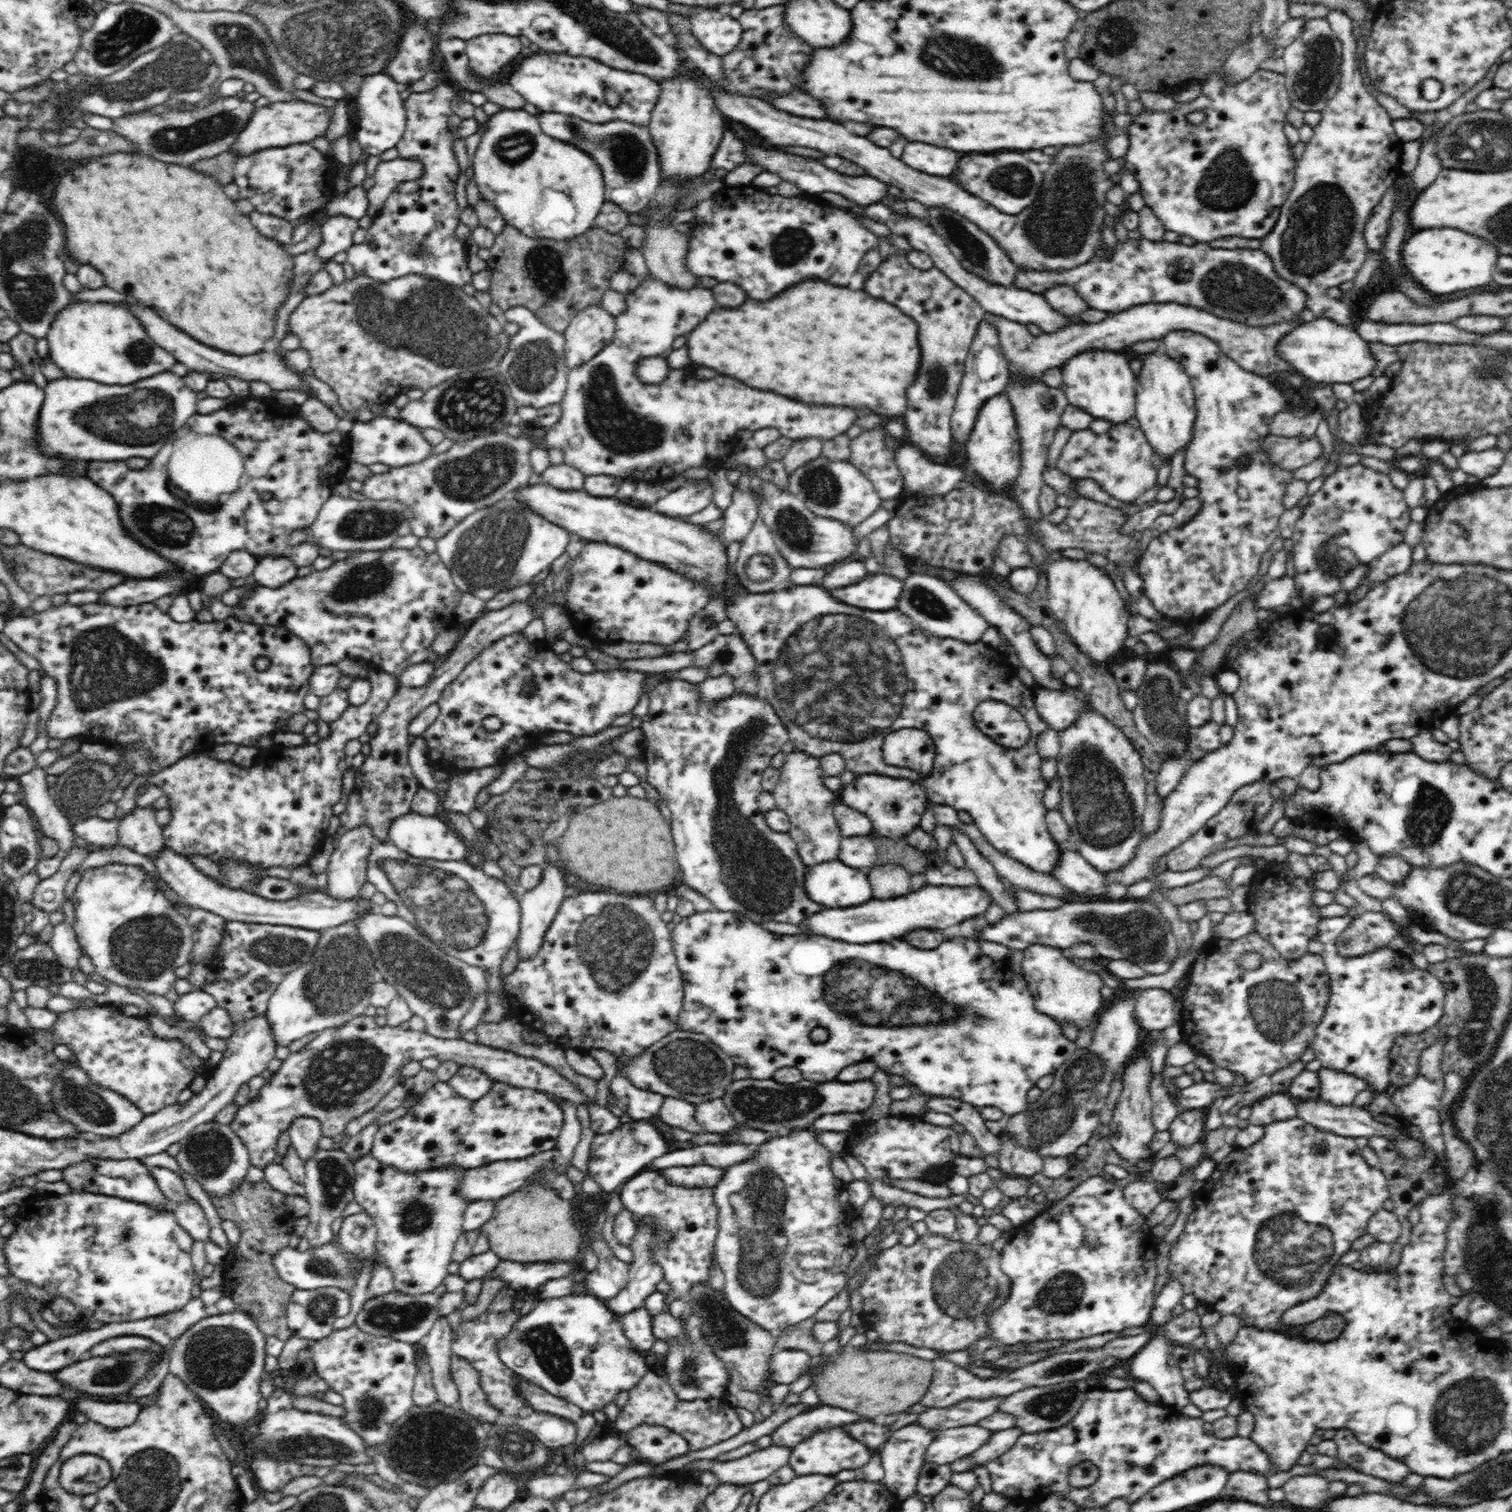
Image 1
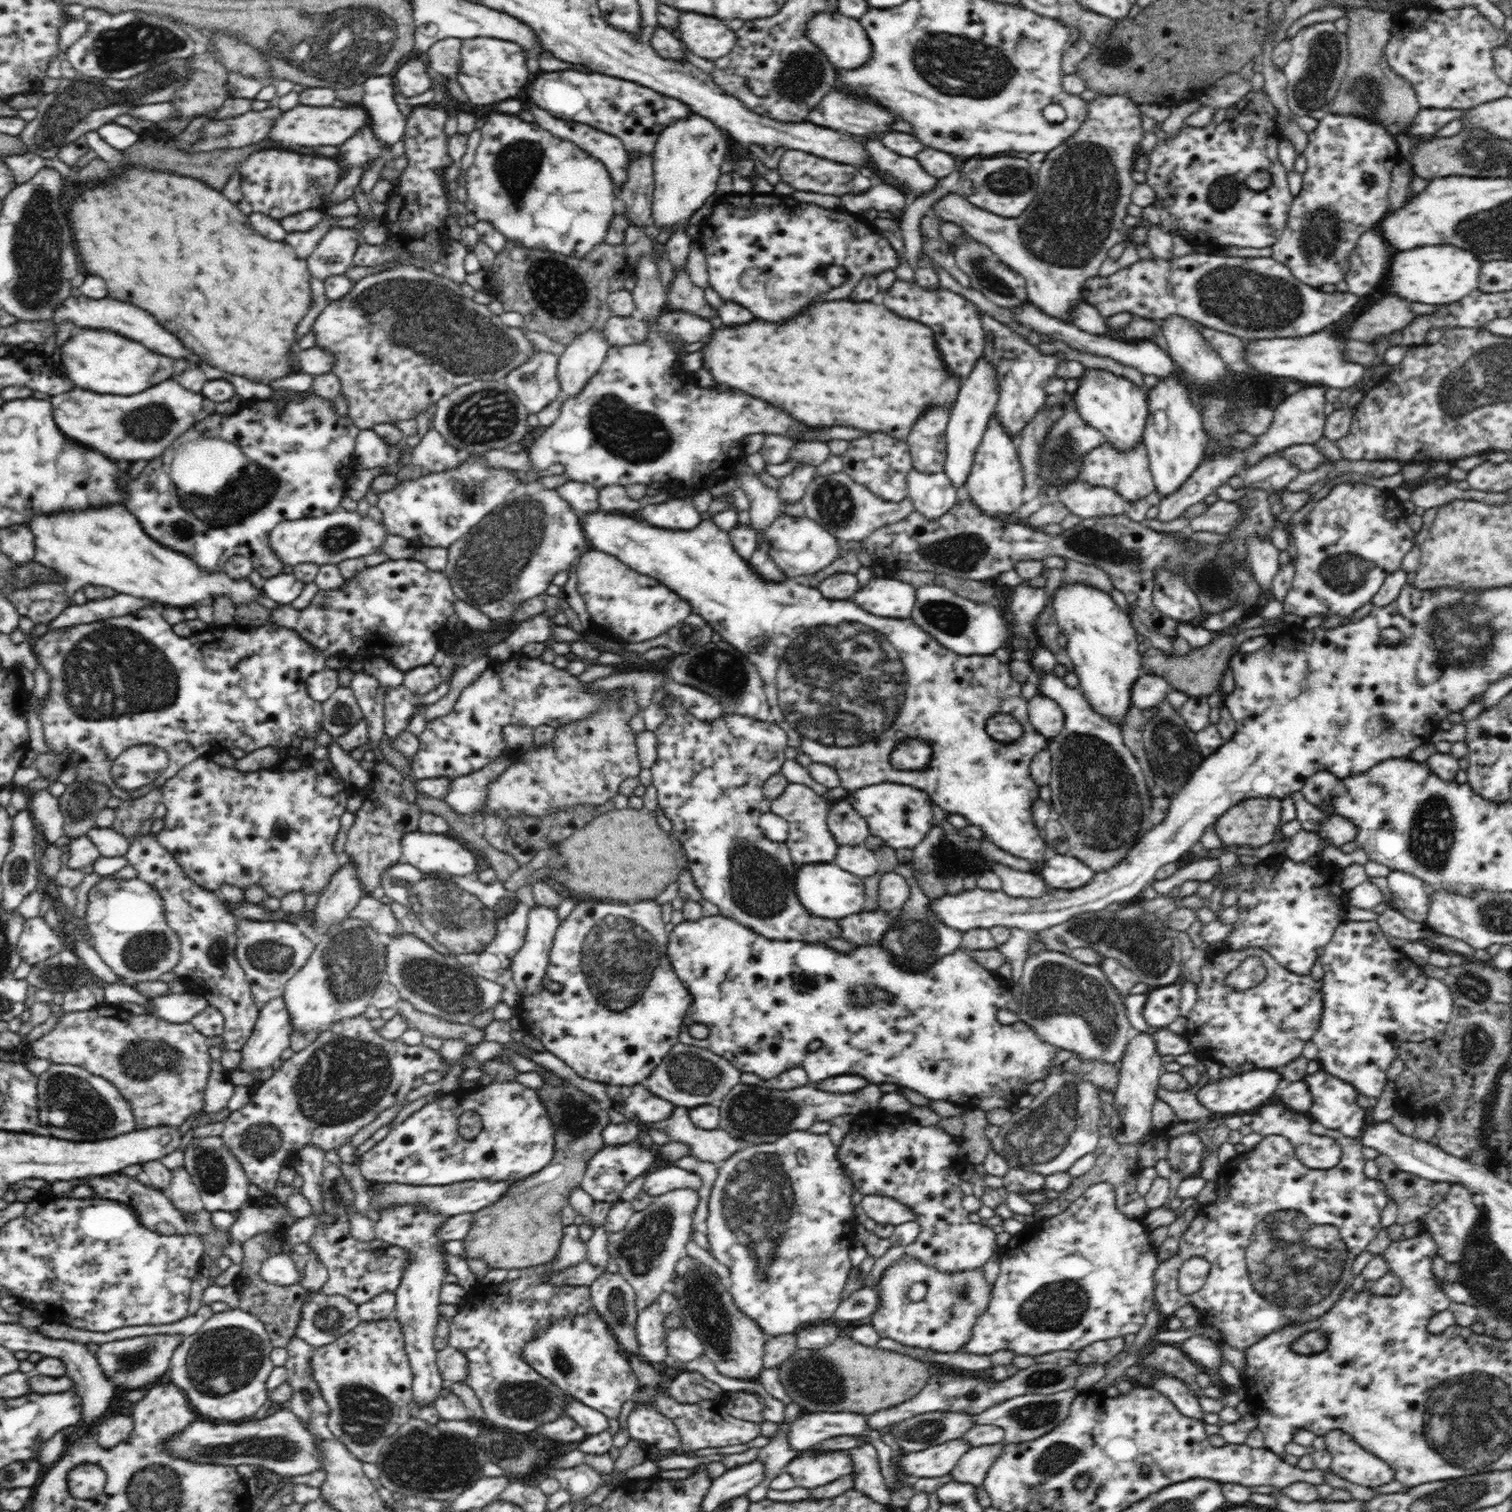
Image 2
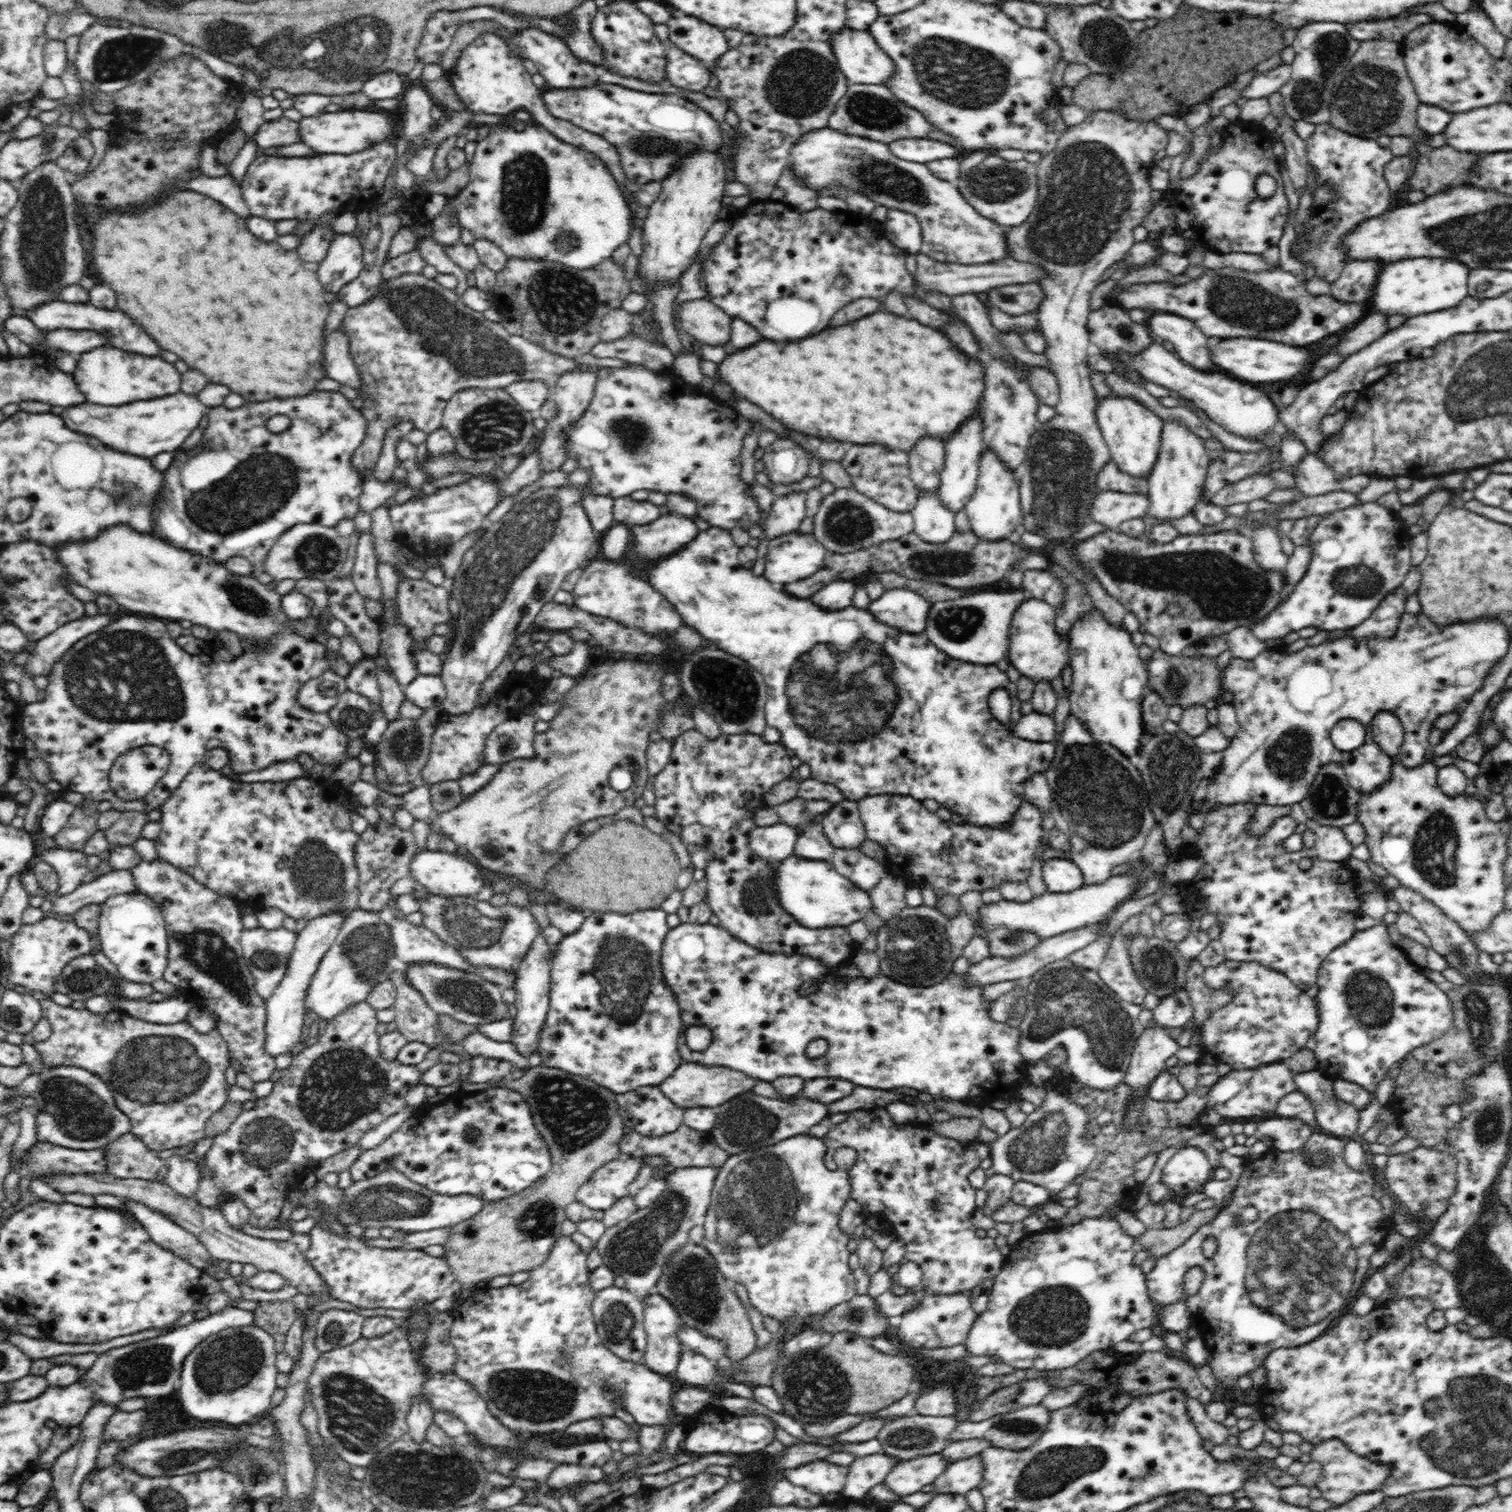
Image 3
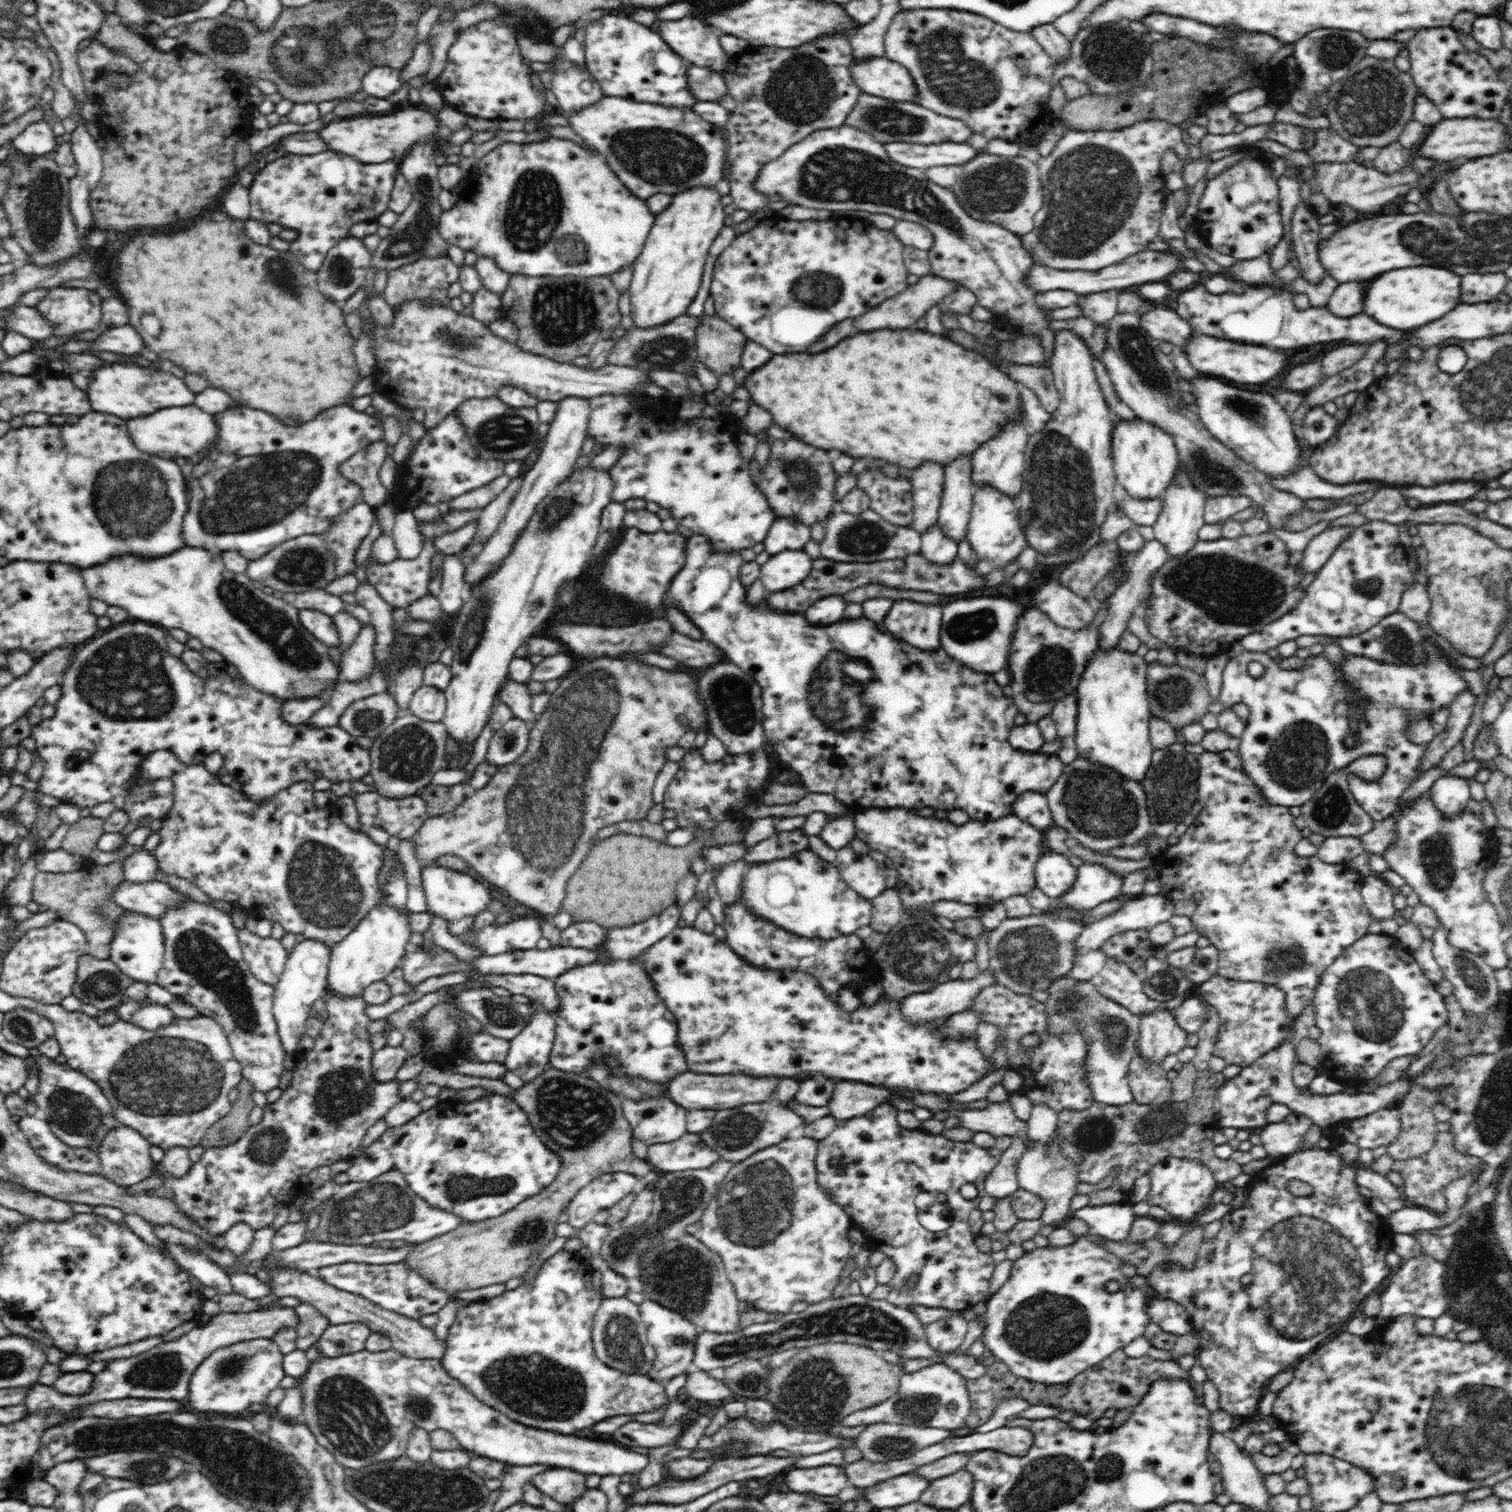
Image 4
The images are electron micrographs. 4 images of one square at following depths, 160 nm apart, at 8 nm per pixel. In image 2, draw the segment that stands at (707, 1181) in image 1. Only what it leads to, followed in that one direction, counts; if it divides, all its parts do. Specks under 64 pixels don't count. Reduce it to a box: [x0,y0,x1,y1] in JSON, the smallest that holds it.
[643,1164,702,1196]

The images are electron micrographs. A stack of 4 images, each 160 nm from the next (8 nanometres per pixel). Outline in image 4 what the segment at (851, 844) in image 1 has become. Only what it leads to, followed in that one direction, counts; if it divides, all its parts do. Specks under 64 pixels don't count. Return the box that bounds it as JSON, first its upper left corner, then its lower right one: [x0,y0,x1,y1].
[834,847,887,902]

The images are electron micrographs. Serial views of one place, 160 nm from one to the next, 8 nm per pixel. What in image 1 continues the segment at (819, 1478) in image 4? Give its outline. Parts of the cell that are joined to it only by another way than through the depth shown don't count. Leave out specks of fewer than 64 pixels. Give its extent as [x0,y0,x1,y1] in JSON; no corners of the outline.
[789,1426,881,1477]

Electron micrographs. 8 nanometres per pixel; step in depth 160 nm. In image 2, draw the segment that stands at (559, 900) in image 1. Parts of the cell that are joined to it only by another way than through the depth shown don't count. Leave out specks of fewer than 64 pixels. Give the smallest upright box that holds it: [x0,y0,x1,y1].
[511,905,560,996]

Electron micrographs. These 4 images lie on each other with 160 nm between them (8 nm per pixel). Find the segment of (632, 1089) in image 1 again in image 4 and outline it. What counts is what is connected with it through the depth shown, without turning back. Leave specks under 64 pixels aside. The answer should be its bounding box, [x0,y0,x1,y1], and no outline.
[621,1094,687,1146]

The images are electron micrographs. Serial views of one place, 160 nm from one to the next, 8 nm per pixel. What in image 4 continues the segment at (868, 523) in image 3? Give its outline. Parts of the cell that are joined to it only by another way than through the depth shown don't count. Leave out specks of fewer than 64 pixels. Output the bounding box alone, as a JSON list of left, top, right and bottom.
[820,507,921,562]

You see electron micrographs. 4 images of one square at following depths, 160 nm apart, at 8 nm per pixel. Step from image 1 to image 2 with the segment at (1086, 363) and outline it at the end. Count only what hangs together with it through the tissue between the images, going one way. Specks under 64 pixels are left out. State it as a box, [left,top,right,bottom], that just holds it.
[1074,369,1149,452]

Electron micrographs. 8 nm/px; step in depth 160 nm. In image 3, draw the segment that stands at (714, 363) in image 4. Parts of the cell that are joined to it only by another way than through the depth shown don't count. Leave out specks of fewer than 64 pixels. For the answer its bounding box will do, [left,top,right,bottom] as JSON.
[680,298,732,346]

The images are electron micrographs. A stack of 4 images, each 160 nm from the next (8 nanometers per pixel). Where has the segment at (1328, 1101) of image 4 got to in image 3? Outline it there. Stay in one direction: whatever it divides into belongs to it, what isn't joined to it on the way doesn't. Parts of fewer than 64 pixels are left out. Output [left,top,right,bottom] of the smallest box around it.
[1208,1061,1298,1121]

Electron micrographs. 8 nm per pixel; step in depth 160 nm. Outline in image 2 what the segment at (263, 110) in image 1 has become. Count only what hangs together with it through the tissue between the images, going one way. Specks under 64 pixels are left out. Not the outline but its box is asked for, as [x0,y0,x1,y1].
[268,104,368,149]

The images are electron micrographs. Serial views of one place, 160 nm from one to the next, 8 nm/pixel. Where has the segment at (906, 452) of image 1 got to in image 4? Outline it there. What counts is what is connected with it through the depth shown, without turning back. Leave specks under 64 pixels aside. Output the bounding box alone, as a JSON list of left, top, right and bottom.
[921,524,957,564]

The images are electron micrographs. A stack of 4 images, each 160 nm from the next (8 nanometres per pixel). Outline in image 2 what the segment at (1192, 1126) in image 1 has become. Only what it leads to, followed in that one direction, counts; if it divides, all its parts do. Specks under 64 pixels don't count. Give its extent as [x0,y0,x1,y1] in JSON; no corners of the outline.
[1166,1133,1205,1176]

